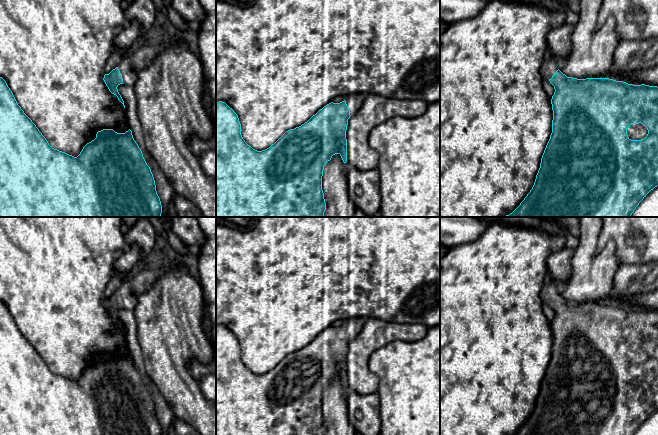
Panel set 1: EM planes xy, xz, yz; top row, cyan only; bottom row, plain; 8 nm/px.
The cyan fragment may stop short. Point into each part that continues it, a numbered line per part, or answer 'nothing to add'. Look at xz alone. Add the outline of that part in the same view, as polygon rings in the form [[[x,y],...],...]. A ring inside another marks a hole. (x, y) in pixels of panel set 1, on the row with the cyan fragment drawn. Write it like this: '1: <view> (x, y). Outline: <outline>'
1: xz (353, 101). Outline: [[[355,93],[345,96],[345,101],[350,109],[350,115],[354,115],[360,108],[362,102],[366,97],[366,93]]]

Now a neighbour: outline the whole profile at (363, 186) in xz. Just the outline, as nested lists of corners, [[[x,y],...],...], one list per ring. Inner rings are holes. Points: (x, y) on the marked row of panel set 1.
[[[355,168],[347,170],[347,187],[350,200],[356,209],[368,216],[378,212],[381,207],[378,168],[360,171]]]

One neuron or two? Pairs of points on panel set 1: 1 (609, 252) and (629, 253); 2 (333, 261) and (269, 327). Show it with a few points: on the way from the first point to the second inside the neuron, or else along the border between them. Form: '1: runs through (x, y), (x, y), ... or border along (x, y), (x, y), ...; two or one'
1: border along (601, 232), (597, 250), (611, 241), (619, 263); two
2: runs through (317, 277), (283, 311); one

